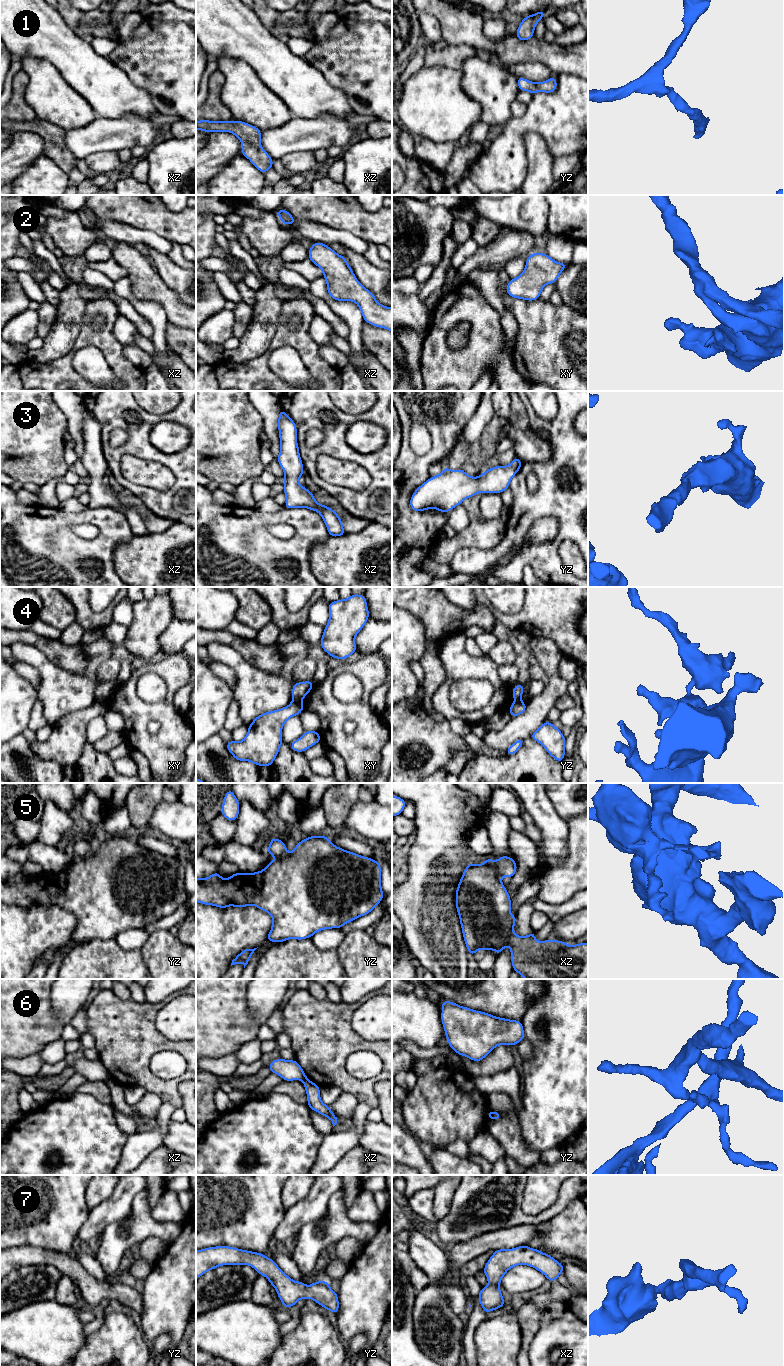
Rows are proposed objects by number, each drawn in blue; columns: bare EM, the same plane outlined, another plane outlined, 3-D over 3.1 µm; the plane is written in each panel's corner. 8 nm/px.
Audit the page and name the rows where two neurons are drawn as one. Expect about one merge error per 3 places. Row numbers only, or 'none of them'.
4, 5, 6

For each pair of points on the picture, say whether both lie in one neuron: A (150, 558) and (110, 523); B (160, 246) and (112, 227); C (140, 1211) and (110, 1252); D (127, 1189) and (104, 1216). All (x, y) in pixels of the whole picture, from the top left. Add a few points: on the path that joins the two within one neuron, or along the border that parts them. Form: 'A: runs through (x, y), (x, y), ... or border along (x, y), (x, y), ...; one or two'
A: border along (133, 536), (116, 547), (114, 558); two
B: runs through (148, 238), (124, 232); one
C: runs through (140, 1223), (137, 1231), (125, 1243), (122, 1243); one
D: runs through (123, 1196), (111, 1209); one

